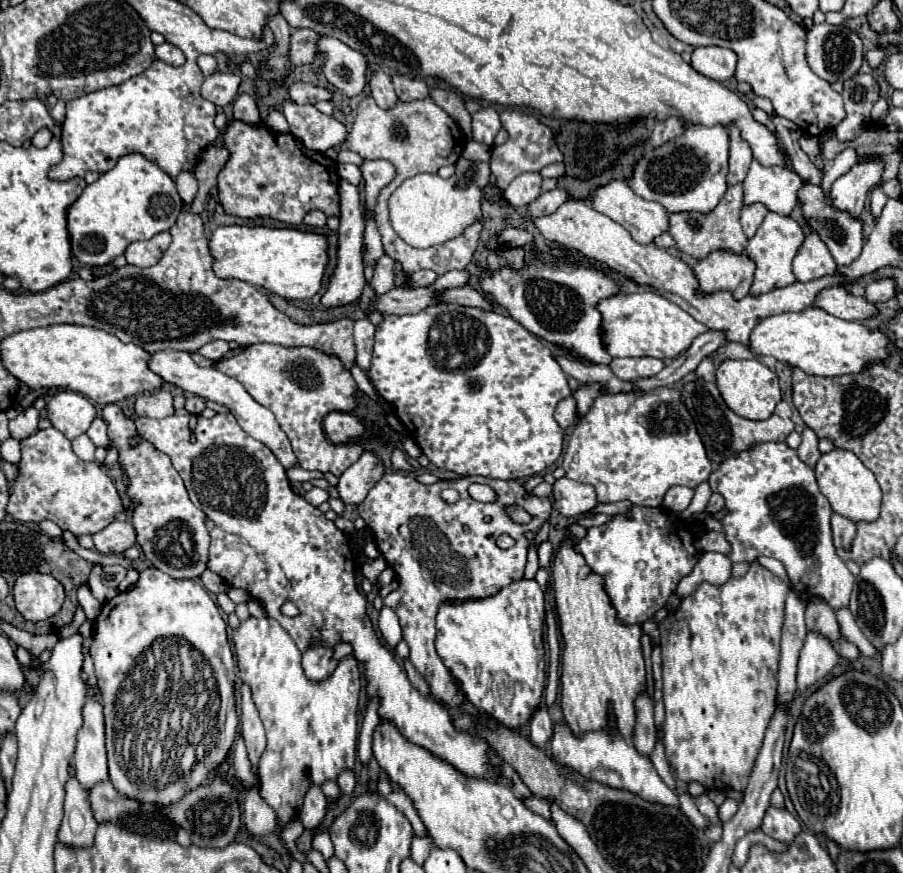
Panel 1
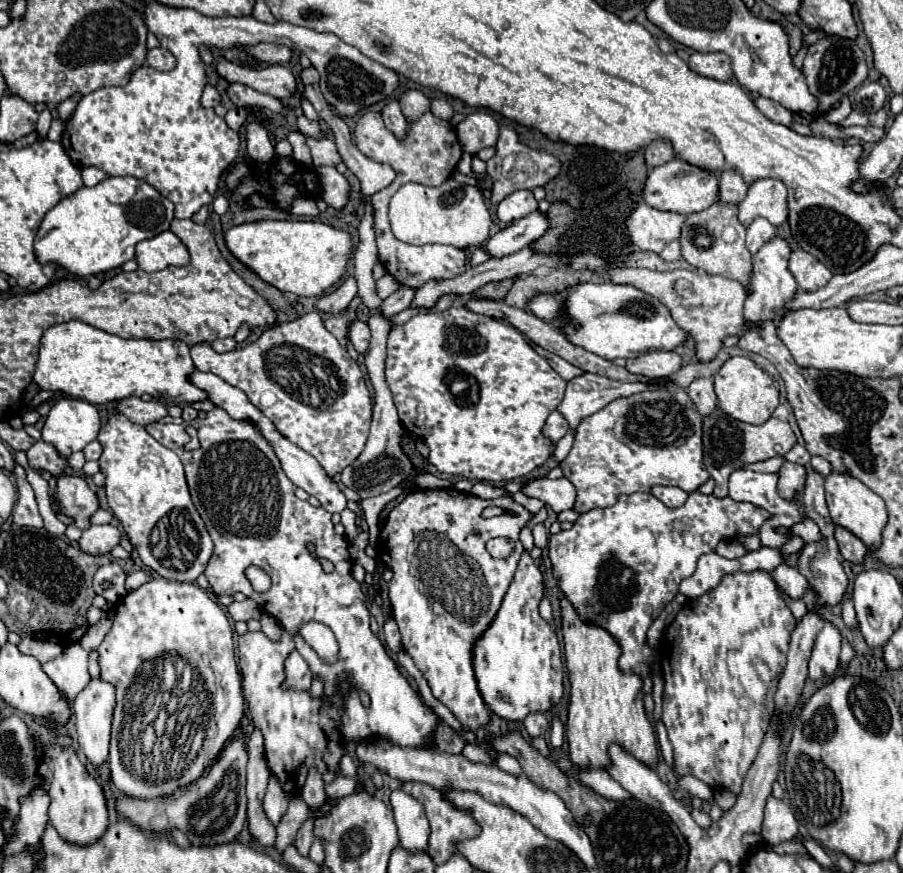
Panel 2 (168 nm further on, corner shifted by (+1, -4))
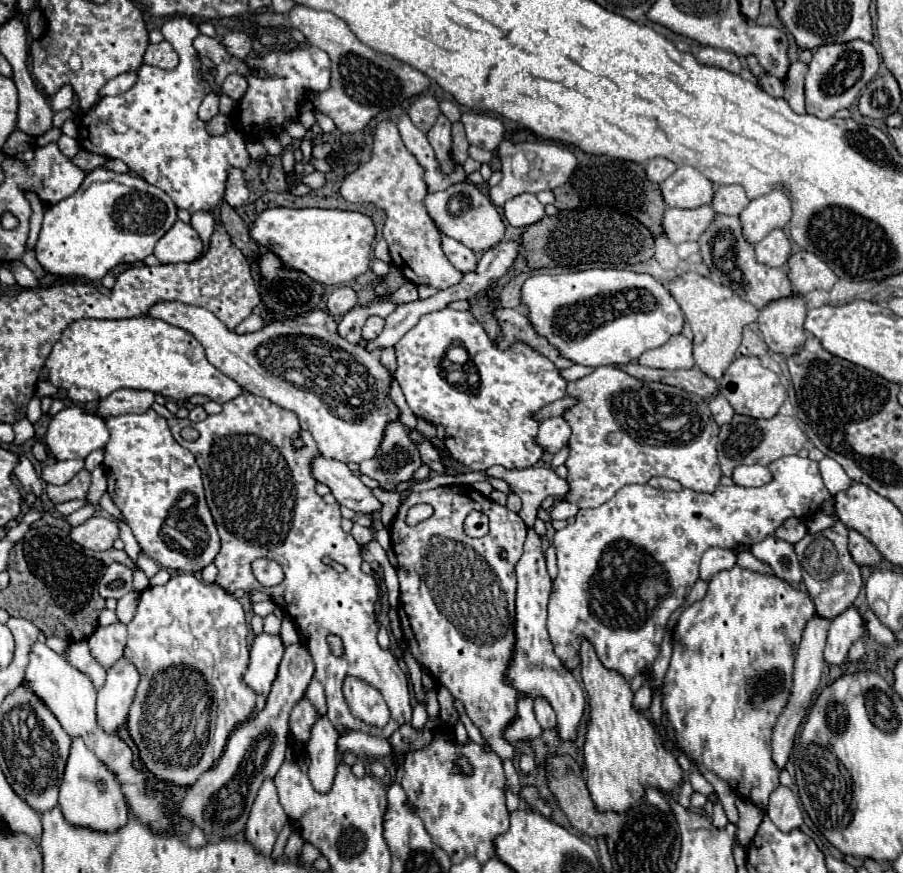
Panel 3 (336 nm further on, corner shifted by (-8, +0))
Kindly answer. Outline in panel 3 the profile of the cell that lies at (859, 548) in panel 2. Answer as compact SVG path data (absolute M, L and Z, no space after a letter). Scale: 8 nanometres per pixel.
M850 529L848 549L850 549L852 559L854 559L858 565L876 565L876 563L882 559L880 553L878 553L878 549L876 549L864 535L860 535L860 533L854 531L854 529Z

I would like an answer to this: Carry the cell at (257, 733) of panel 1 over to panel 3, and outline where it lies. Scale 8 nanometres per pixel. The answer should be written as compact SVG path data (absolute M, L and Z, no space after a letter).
M264 779L246 823L246 841L262 855L270 855L278 833L288 823L288 815L278 803L272 779Z

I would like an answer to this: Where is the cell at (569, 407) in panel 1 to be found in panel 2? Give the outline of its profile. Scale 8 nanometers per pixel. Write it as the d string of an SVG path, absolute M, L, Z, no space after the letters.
M553 411L547 421L545 421L545 427L543 427L543 435L551 441L551 443L557 443L565 433L569 431L569 423L565 423L565 417L557 411Z

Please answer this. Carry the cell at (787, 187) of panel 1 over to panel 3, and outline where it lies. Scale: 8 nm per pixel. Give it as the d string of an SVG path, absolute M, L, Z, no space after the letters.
M774 189L768 195L752 199L740 213L742 233L750 243L762 241L772 229L784 227L790 221L790 199L784 191Z

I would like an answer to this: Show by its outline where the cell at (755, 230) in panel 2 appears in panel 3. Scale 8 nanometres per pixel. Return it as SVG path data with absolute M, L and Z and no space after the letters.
M782 229L770 231L762 241L756 243L756 257L760 263L770 267L784 267L790 257L790 241Z

